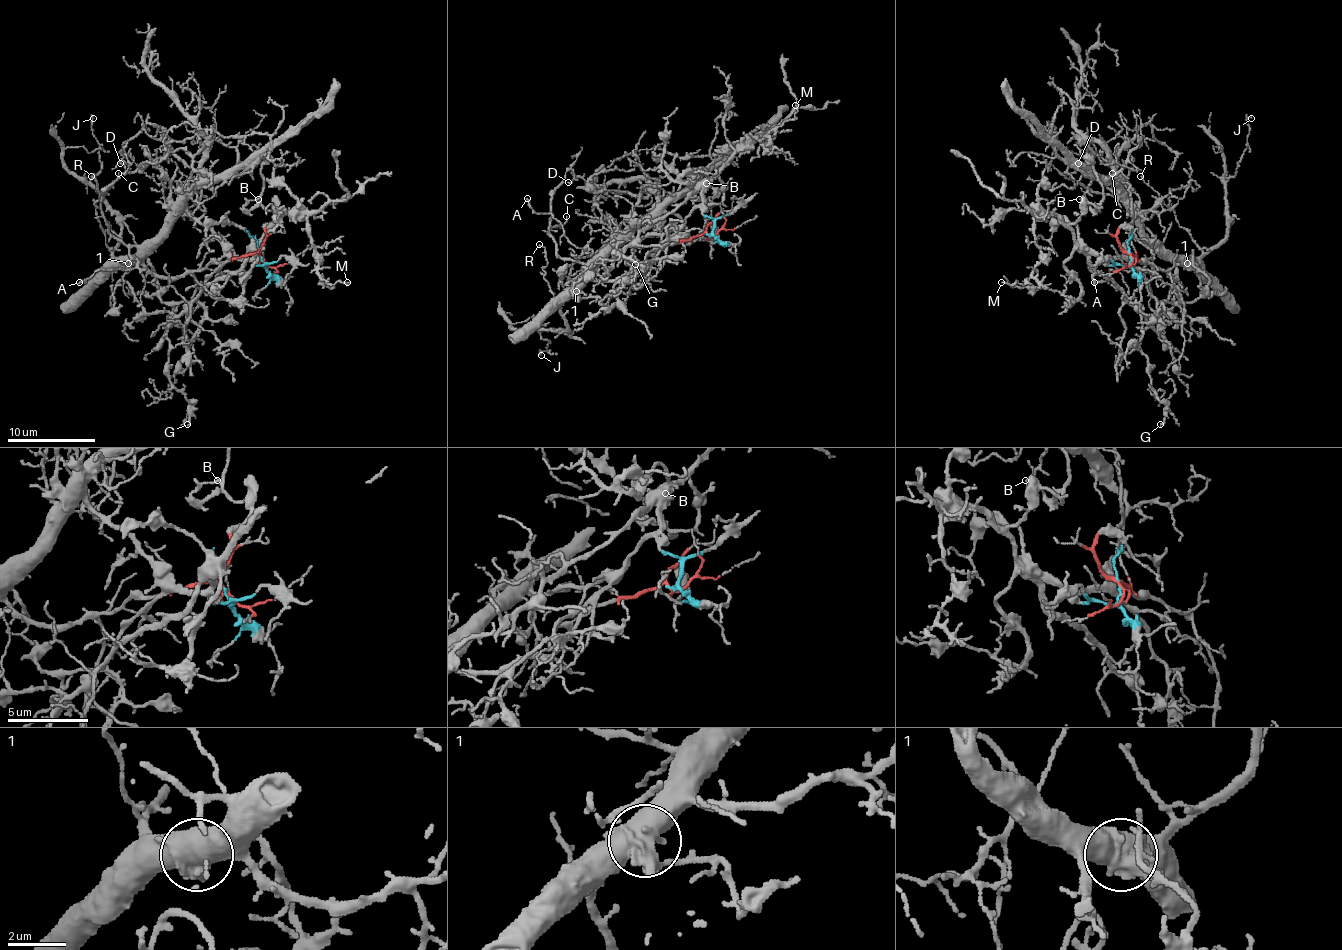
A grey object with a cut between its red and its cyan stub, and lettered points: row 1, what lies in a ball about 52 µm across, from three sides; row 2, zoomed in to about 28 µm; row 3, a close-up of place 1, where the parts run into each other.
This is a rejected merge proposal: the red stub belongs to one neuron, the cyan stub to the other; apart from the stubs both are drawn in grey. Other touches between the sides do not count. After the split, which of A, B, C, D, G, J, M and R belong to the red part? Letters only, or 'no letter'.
A, C, D, J, R

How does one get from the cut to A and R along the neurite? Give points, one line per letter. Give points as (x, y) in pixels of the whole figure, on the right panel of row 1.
A: (1131, 256), (1175, 276), (1175, 265), (1160, 245), (1144, 269), (1109, 269), (1109, 276), (1094, 283)
R: (1131, 256), (1138, 261), (1149, 261), (1175, 276), (1175, 265), (1193, 263), (1201, 254), (1175, 213), (1140, 175)

